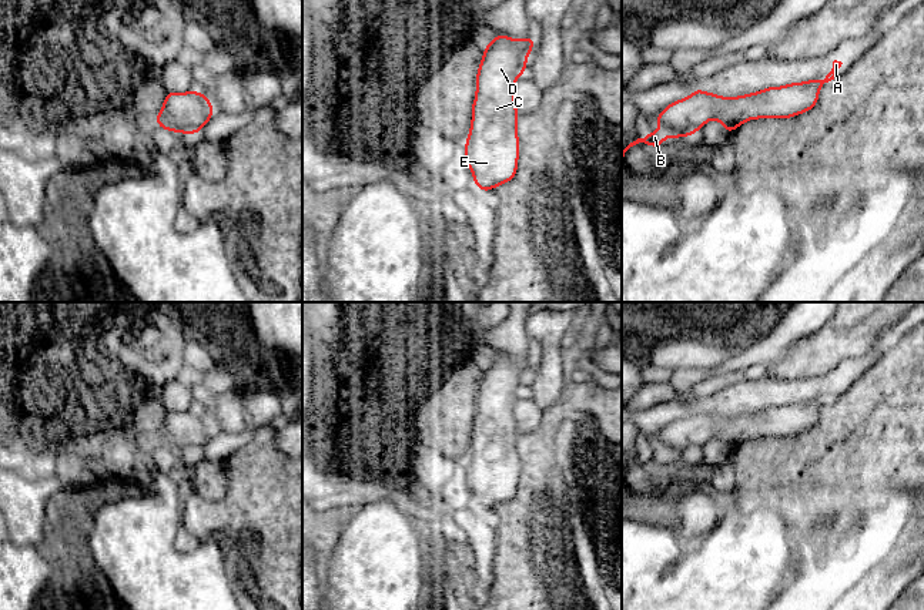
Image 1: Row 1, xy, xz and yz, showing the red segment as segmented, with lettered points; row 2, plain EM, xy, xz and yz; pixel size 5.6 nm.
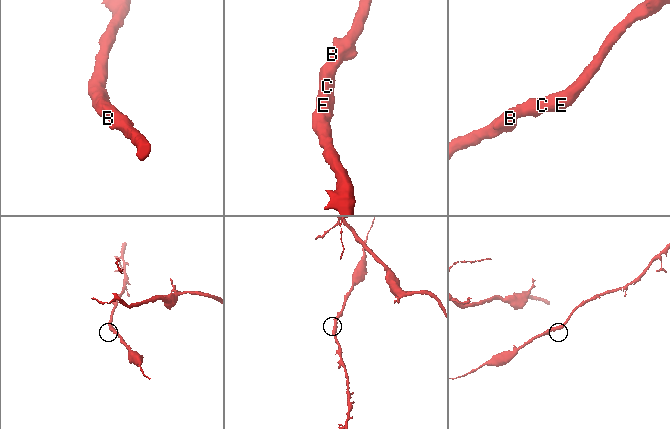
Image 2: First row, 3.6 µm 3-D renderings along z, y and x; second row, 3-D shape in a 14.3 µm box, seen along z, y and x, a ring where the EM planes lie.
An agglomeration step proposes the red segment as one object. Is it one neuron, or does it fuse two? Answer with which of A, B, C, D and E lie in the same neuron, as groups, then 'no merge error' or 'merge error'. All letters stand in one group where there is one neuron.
A B C D E; no merge error

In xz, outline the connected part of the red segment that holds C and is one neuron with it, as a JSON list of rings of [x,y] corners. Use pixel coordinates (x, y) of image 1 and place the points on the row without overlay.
[[[495,355],[491,363],[485,365],[485,373],[479,383],[476,395],[476,416],[472,425],[472,445],[469,456],[465,462],[465,479],[473,493],[475,503],[482,510],[496,507],[502,502],[508,502],[516,495],[516,480],[519,479],[519,458],[516,455],[516,420],[513,406],[518,396],[526,391],[526,376],[532,371],[535,356],[513,359],[508,355]]]

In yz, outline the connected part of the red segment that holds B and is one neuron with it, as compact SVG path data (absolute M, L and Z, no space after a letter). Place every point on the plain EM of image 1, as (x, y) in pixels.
M837 379L833 381L833 389L824 395L826 396L824 403L818 398L813 398L807 402L794 402L794 403L779 406L779 408L769 406L766 409L747 413L747 415L739 415L734 418L724 418L717 413L704 412L697 408L687 418L677 419L672 422L670 425L667 425L656 436L659 442L659 450L647 452L645 458L637 458L636 460L630 462L622 470L622 477L625 476L625 472L630 466L639 462L645 462L653 466L660 466L666 456L677 458L677 456L693 455L699 448L702 448L712 438L717 438L722 442L722 445L726 448L726 452L730 452L747 439L774 438L774 436L790 438L793 435L803 433L817 423L818 408L836 399L837 389L841 386L841 383L843 383L841 381L837 381Z

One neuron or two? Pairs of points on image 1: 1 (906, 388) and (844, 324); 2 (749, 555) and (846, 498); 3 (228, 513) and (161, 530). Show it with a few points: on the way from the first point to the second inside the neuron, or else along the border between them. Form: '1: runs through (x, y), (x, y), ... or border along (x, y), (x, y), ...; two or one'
1: border along (889, 341), (884, 345); two
2: border along (774, 508), (786, 525), (792, 563); two
3: border along (186, 492), (184, 529), (188, 533), (208, 535); two

